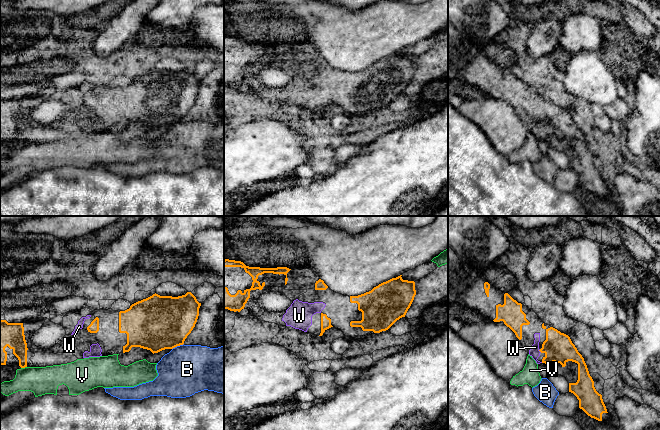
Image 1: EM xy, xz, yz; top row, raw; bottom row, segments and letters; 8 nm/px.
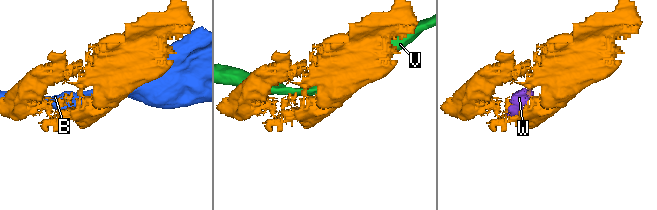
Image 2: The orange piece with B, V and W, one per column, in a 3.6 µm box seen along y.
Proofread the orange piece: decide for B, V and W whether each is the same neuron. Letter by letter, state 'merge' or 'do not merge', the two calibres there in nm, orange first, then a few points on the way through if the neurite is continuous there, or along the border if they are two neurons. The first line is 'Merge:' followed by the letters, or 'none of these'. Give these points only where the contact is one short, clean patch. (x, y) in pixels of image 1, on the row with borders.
Merge: W
B: do not merge | 440/400 nm
V: do not merge | 170/220 nm
W: merge | 240/80 nm

